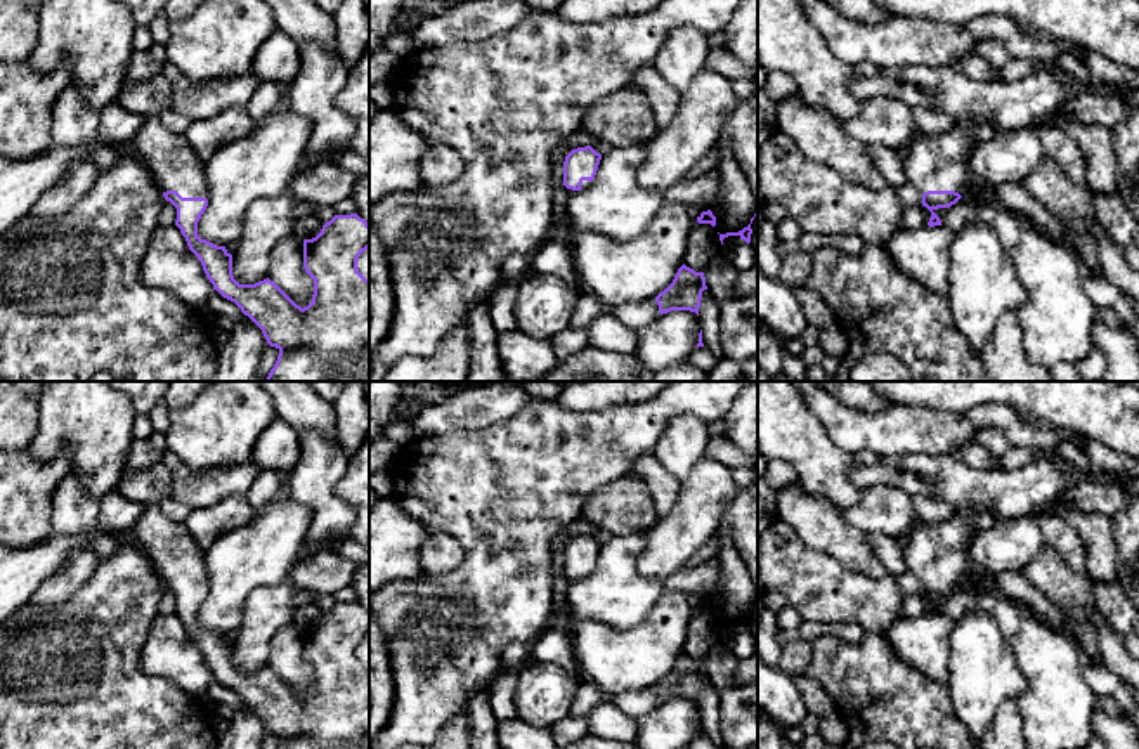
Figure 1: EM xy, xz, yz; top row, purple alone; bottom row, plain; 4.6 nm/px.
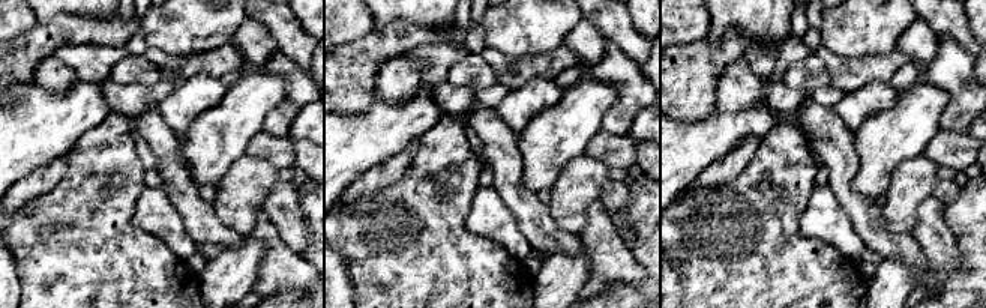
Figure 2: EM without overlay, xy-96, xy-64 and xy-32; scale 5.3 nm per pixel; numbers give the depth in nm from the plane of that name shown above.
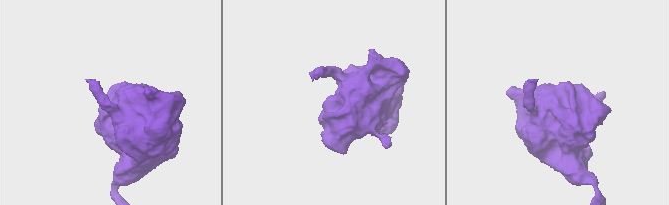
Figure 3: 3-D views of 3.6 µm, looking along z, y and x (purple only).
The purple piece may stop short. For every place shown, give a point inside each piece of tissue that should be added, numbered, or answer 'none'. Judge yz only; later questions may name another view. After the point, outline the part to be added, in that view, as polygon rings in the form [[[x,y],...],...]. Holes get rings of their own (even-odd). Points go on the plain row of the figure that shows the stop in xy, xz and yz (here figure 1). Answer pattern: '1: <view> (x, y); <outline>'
1: yz (938, 550); [[[959,505],[955,513],[943,522],[921,522],[907,537],[903,551],[907,569],[922,583],[955,579],[964,586],[971,569],[967,550],[978,527],[976,517],[985,511],[983,506]]]

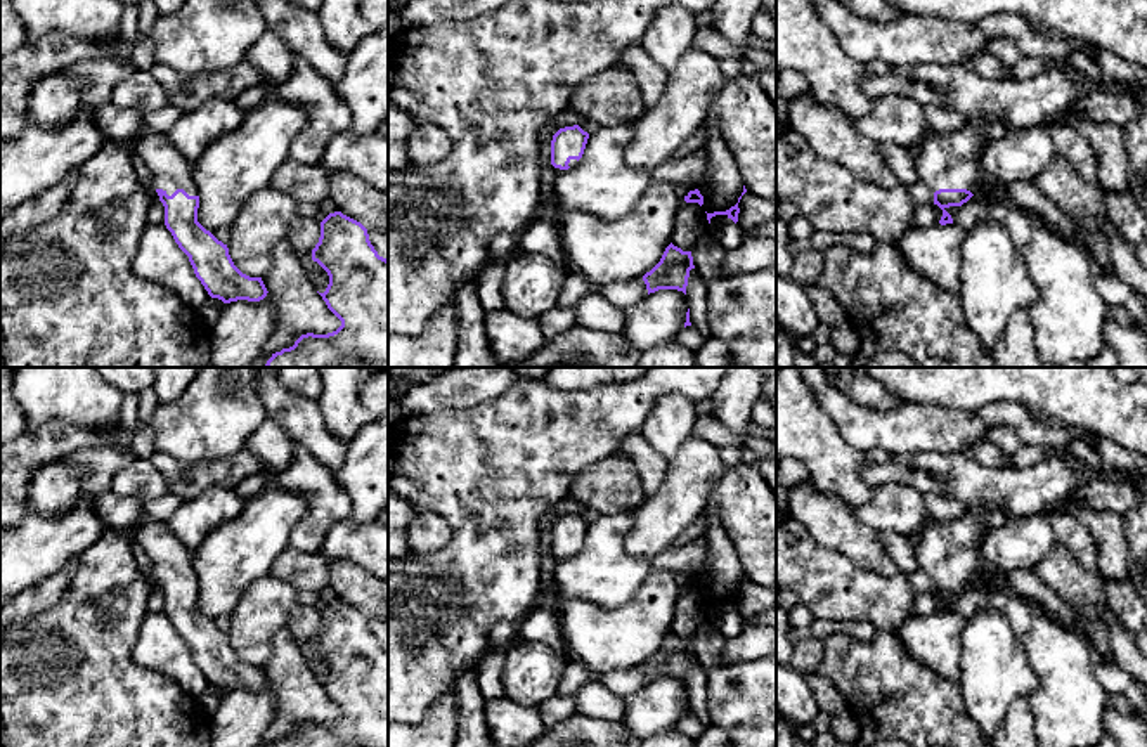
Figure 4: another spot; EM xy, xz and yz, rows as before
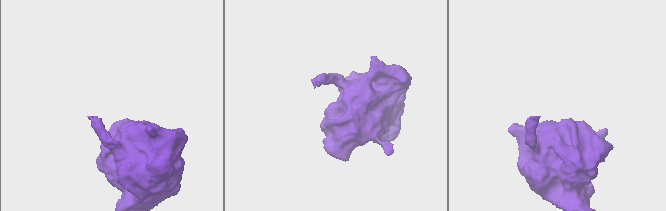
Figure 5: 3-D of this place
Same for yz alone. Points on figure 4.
1: yz (950, 548); [[[970,503],[967,511],[955,520],[932,520],[918,536],[915,549],[918,567],[934,581],[967,577],[975,584],[982,567],[979,548],[989,525],[988,515],[996,510],[995,504]]]

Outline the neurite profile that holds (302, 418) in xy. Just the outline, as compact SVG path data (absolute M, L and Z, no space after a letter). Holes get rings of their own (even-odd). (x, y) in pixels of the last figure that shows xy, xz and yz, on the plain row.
M256 367L256 371L267 416L274 418L298 445L336 473L348 444L326 428L317 399L307 399L288 390L277 380L277 367Z

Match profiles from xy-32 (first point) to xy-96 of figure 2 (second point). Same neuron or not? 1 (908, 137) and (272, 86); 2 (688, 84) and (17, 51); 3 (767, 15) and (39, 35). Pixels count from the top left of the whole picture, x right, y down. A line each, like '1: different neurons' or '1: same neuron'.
1: same neuron
2: same neuron
3: different neurons

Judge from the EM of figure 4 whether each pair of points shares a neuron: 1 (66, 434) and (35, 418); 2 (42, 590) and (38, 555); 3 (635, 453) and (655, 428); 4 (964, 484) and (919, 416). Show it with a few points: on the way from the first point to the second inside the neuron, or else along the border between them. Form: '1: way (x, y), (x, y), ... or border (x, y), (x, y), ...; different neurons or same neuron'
1: border (26, 427), (63, 420), (85, 430); different neurons
2: border (75, 557), (18, 597); different neurons
3: border (640, 432), (666, 460); different neurons
4: border (943, 453), (965, 454); different neurons

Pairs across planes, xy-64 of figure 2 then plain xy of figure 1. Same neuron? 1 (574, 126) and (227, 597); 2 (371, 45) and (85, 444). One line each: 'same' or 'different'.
1: same
2: different

